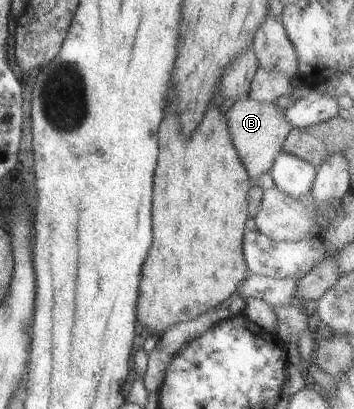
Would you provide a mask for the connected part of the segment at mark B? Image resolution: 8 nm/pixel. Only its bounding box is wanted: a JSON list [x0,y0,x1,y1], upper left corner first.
[226,96,292,180]

